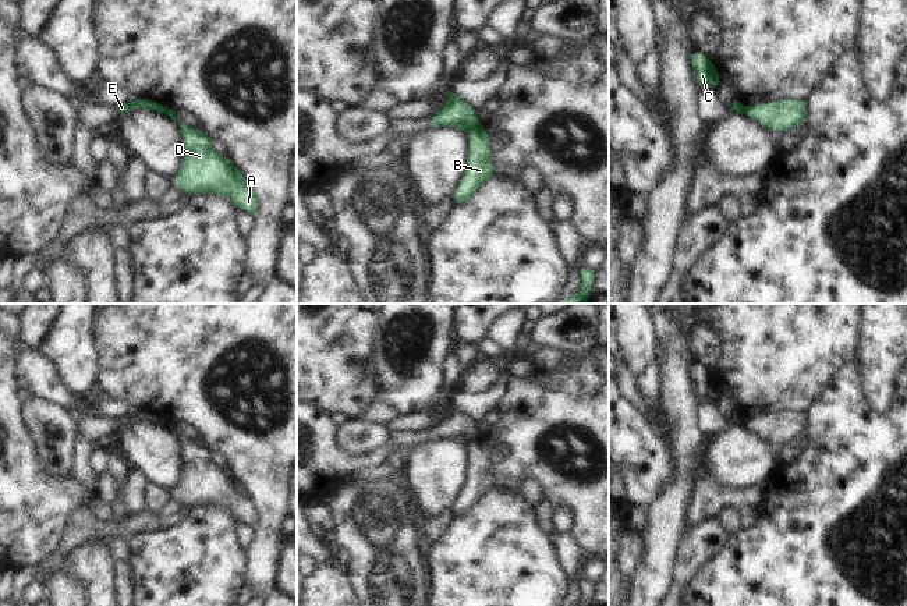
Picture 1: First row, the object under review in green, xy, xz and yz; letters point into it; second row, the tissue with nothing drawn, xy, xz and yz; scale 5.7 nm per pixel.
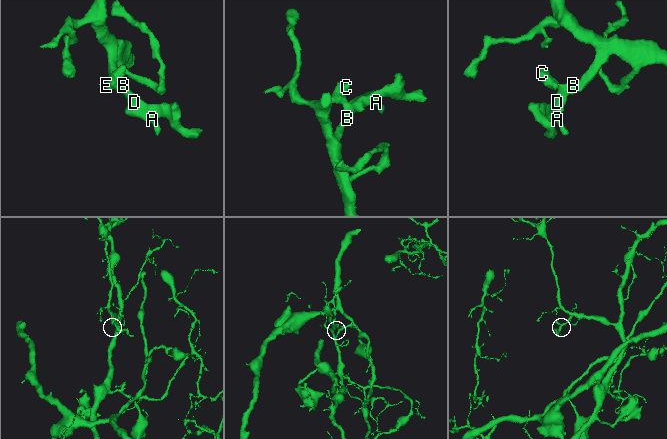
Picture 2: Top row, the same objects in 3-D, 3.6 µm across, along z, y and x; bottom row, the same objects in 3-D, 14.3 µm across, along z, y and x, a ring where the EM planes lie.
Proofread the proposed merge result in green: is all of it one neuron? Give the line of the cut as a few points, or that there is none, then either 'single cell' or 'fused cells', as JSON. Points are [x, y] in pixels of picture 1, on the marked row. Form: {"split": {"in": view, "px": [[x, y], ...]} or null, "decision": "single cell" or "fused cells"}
{"split": {"in": "xz", "px": [[479, 124], [470, 131]]}, "decision": "fused cells"}

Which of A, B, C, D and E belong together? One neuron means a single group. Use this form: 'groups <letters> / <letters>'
groups A B D / C E

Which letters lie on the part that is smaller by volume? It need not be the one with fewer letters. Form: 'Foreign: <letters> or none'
Foreign: C, E

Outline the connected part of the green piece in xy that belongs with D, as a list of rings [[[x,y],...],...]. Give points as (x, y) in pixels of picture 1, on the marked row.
[[[177,123],[184,138],[184,162],[181,170],[173,177],[173,187],[189,196],[198,194],[219,194],[230,198],[240,210],[252,217],[259,209],[255,188],[228,159],[213,149],[213,138],[194,127]]]

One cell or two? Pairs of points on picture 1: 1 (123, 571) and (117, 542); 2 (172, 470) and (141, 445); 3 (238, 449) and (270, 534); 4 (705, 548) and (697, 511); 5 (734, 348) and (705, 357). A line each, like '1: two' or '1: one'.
1: one
2: one
3: one
4: two
5: two

